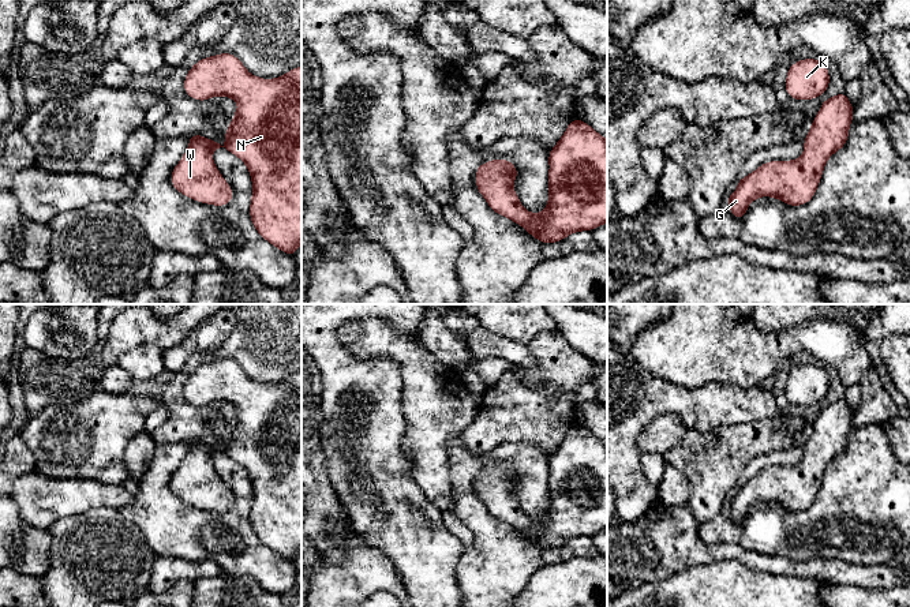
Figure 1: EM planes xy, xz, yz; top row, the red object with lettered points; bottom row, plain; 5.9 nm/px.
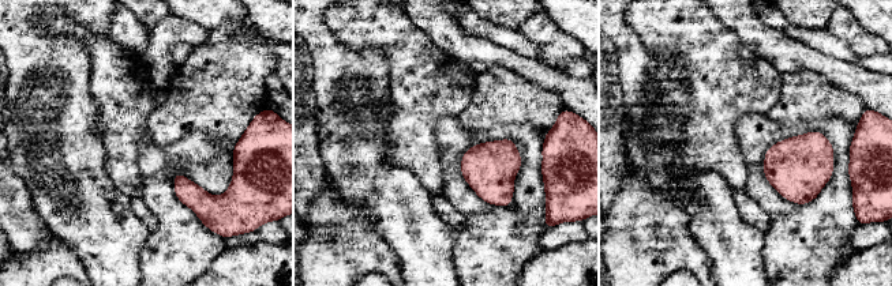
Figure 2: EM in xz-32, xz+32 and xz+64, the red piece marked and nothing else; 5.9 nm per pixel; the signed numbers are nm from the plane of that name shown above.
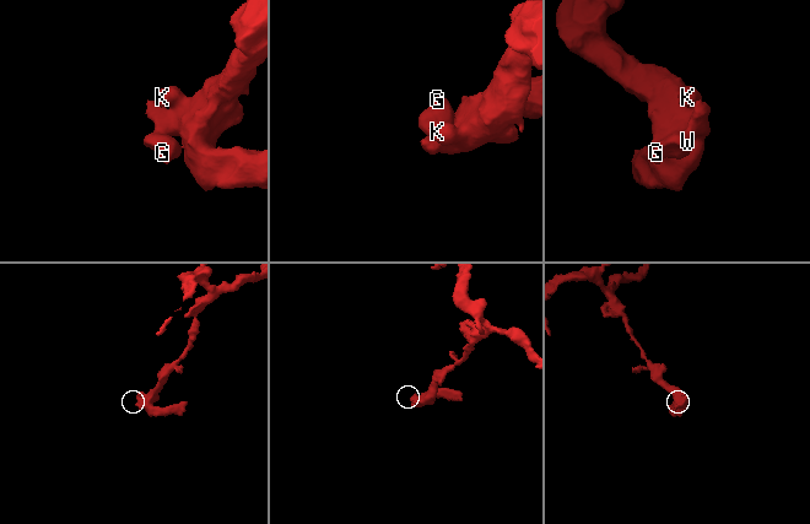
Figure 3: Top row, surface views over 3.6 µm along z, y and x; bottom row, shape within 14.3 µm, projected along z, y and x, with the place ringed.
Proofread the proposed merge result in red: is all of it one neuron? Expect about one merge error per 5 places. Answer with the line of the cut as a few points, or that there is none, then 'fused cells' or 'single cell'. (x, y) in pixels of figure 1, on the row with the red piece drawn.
no cut | single cell

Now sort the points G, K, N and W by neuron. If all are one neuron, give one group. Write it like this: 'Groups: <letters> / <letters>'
Groups: G K N W

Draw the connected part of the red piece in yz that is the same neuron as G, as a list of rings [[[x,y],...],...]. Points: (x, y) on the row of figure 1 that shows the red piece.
[[[846,93],[824,101],[804,140],[804,154],[798,160],[765,162],[741,177],[735,192],[727,196],[731,214],[742,220],[749,203],[761,196],[780,199],[789,206],[808,203],[827,160],[846,145],[853,113]]]

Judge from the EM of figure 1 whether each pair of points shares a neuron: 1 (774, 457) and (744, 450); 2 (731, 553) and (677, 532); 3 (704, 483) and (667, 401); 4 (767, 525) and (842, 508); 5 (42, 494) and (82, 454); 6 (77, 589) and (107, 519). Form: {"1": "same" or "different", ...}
{"1": "different", "2": "same", "3": "different", "4": "same", "5": "different", "6": "same"}

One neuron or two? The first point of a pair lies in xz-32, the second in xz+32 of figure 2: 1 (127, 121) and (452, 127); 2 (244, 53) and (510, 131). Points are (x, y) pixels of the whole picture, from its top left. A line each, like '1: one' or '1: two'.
1: two
2: two

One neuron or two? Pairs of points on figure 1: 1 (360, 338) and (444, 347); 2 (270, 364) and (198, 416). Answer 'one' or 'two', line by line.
1: two
2: one

